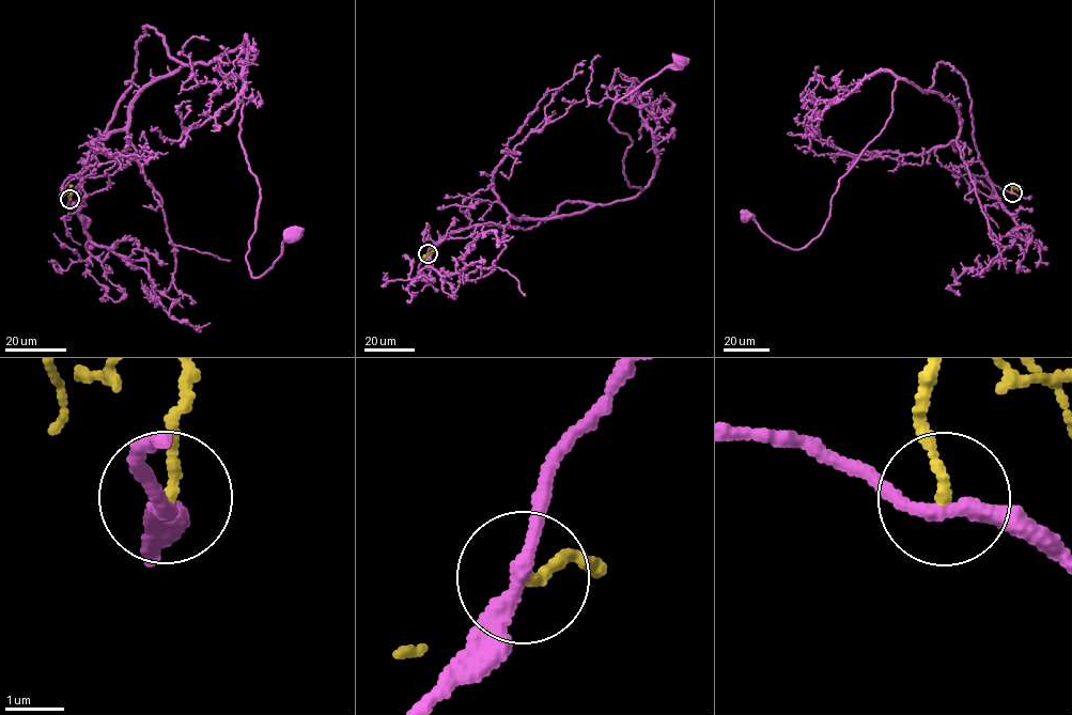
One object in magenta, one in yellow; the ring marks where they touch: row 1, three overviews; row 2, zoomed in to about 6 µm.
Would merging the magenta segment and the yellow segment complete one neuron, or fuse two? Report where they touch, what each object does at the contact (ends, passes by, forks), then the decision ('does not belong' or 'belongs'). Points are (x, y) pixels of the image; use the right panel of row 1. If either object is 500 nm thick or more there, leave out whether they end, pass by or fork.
at (1012, 192); magenta passes by; yellow ends there; does not belong

